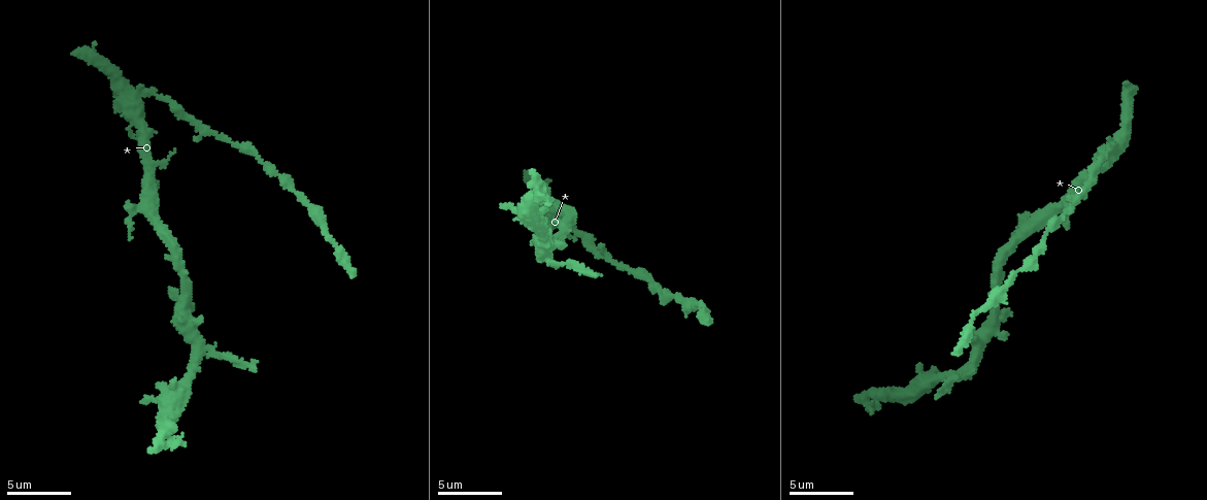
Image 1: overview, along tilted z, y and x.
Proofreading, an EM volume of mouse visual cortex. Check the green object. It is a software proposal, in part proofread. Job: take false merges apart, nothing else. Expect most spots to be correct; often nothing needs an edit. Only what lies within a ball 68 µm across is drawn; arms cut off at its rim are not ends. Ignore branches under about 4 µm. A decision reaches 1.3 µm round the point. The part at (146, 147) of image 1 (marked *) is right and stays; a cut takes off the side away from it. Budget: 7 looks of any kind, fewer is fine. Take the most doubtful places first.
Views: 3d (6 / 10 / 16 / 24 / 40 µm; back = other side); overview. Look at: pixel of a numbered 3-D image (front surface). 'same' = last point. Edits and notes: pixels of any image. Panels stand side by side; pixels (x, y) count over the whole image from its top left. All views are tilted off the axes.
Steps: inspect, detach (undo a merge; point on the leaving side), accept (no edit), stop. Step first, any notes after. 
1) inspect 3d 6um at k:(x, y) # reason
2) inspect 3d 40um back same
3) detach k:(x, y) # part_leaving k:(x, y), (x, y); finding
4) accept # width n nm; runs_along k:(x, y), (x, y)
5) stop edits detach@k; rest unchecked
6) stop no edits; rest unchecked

inspect 3d 16um at 1:(546, 257) # four arms meet

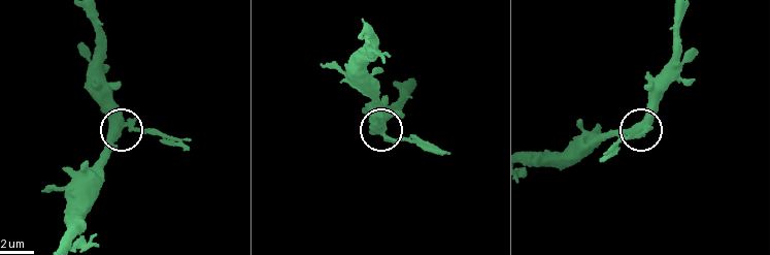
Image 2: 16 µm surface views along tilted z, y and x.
inspect 3d 16um back at 2:(379, 127)

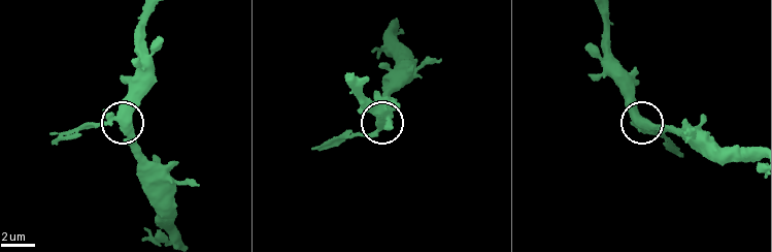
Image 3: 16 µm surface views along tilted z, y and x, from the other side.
detach 3:(90, 122) # arms 4; part_leaving 3:(105, 123), (64, 133), (52, 144); two neurons meet here

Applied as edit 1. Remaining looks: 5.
inspect overview # see it whole again

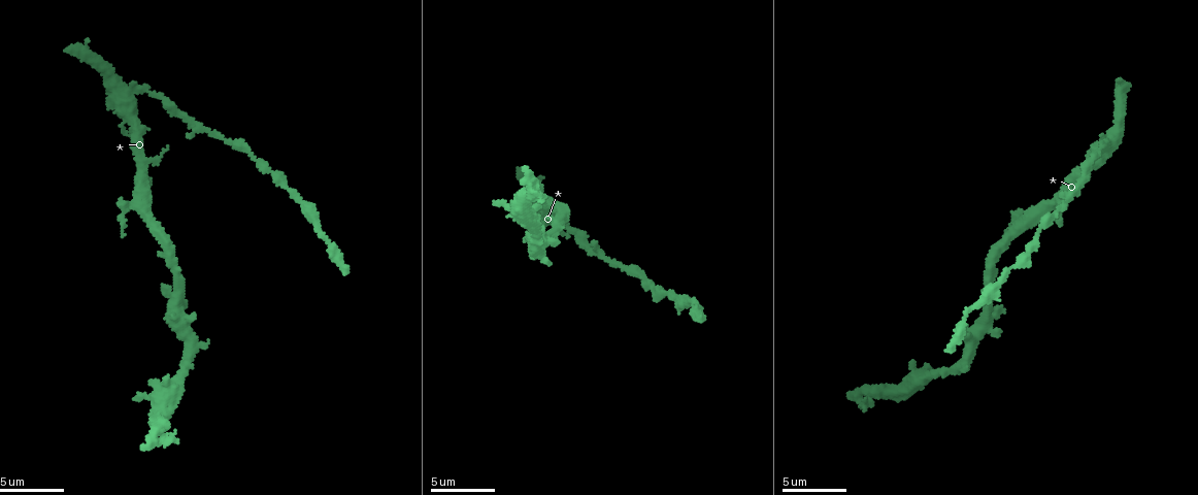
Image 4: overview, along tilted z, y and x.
inspect 3d 10um at 4:(130, 92)

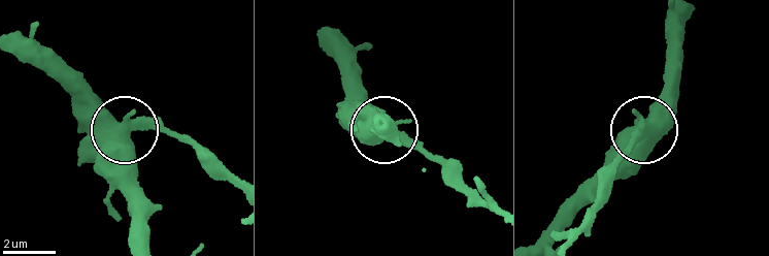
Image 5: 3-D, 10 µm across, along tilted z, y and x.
accept # runs_along 5:(143, 236), (124, 134), (66, 62); all the same neuron

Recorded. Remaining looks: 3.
inspect 3d 10um at 4:(1018, 262) # thick turns thin

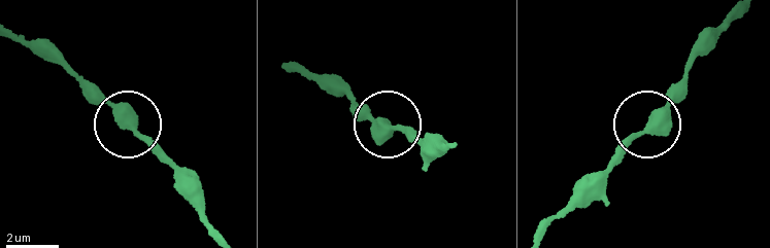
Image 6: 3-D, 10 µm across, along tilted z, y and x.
accept # width 400 nm; runs_along 6:(20, 38), (58, 51), (142, 137), (196, 171); one neuron here

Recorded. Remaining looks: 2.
inspect 3d 10um at 4:(1077, 183) # two arms at a narrow angle

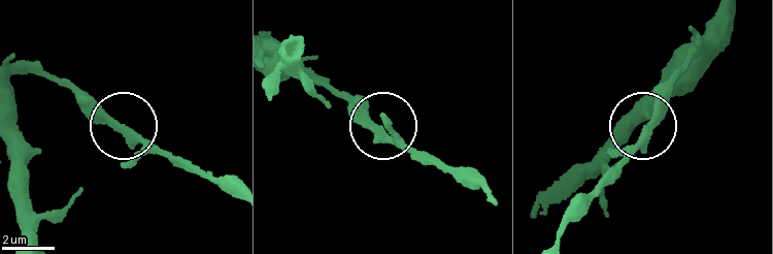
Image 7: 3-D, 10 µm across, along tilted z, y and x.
inspect 3d 6um at 7:(376, 129)

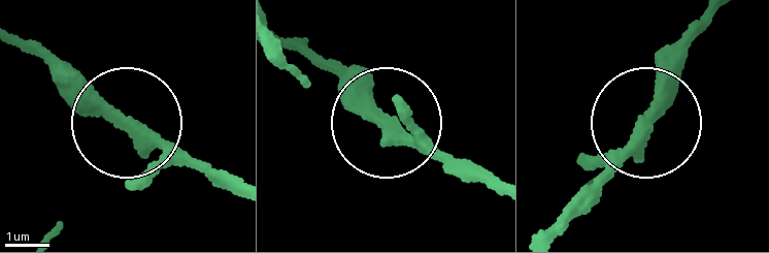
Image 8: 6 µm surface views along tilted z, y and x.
accept # runs_along 8:(704, 10), (667, 48), (642, 127), (595, 185); continuous, no second neuron

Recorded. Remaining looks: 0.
stop edits detach@3; rest unchecked

